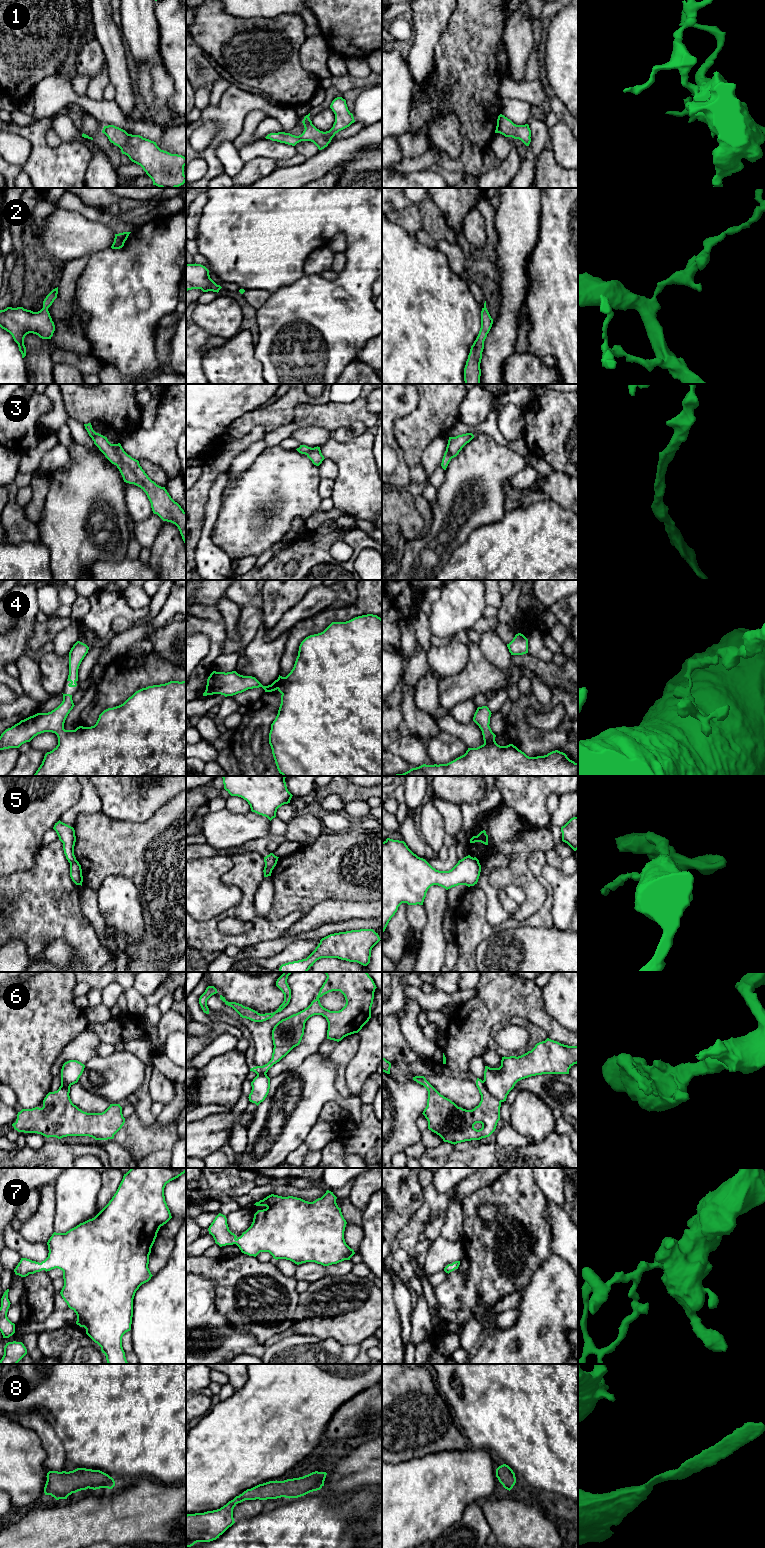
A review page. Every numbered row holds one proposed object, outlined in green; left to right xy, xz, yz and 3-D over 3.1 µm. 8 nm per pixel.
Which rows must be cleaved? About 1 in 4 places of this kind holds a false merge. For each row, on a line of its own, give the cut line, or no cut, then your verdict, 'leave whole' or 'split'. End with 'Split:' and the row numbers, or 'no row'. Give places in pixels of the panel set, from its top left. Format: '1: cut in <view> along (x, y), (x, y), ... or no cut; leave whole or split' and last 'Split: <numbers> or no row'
1: no cut; leave whole
2: no cut; leave whole
3: no cut; leave whole
4: no cut; leave whole
5: cut in xz along (265, 865), (271, 870); split
6: cut in yz along (482, 1081), (486, 1089), (501, 1101); split
7: no cut; leave whole
8: no cut; leave whole
Split: 5, 6

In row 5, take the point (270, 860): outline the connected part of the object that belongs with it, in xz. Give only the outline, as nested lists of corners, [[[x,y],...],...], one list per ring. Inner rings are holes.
[[[270,853],[266,857],[264,857],[265,866],[273,870],[277,864],[278,858],[279,857],[275,856],[273,853]]]

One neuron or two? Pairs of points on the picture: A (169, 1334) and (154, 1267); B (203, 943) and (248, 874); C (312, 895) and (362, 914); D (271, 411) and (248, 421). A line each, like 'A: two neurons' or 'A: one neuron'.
A: two neurons
B: one neuron
C: two neurons
D: one neuron

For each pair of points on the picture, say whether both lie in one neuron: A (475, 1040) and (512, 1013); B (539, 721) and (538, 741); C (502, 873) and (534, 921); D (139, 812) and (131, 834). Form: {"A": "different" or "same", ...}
{"A": "same", "B": "different", "C": "different", "D": "different"}

